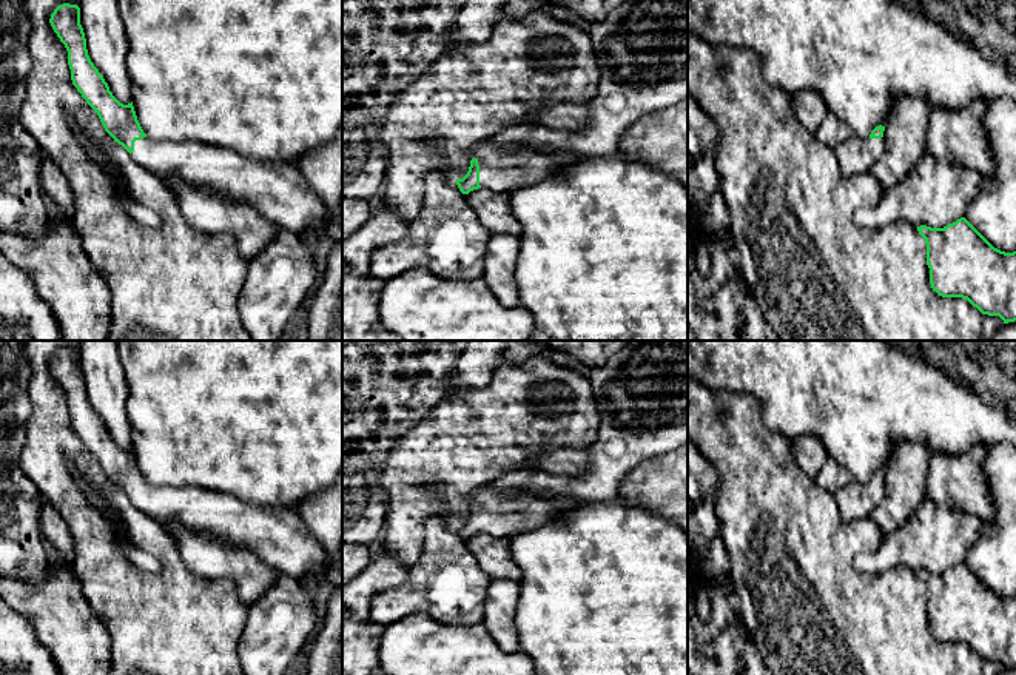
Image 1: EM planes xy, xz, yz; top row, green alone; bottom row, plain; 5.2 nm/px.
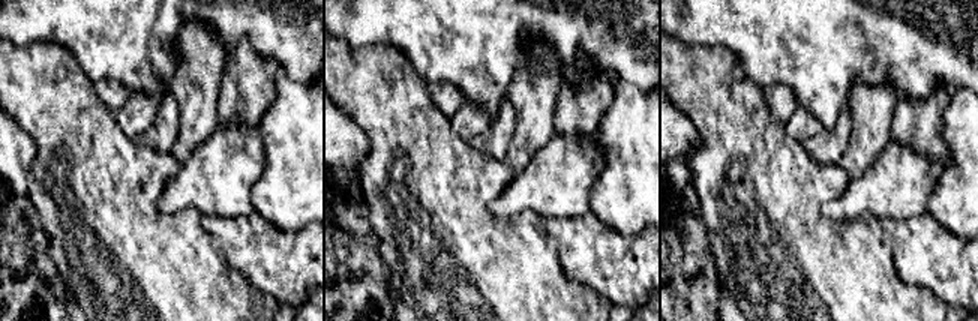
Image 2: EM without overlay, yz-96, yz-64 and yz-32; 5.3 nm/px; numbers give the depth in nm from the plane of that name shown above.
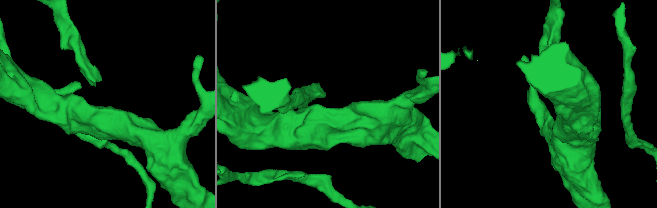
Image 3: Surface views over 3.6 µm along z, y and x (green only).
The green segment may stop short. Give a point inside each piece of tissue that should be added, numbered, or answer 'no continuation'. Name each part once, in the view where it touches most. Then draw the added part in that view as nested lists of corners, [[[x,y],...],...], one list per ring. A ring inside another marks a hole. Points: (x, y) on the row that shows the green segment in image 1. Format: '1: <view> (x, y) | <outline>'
1: xz (501, 168) | [[[481,145],[475,151],[479,185],[498,193],[510,193],[543,182],[583,157],[566,149],[541,151],[518,145]]]

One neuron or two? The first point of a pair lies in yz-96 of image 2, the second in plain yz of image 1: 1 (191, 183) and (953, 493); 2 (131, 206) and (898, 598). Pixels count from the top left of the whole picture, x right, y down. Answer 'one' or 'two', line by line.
1: two
2: one

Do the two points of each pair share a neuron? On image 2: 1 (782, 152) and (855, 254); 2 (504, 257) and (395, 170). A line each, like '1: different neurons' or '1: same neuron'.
1: same neuron
2: same neuron

